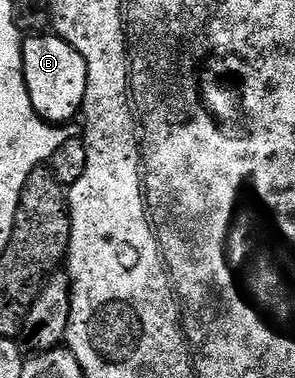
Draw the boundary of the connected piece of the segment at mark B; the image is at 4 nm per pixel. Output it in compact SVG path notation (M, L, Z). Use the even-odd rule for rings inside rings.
M55 33L28 35L23 40L22 50L24 53L24 80L34 109L50 124L71 124L72 118L75 115L77 118L81 114L86 97L86 61L82 61L82 53L78 53L78 49L71 47L65 39Z

